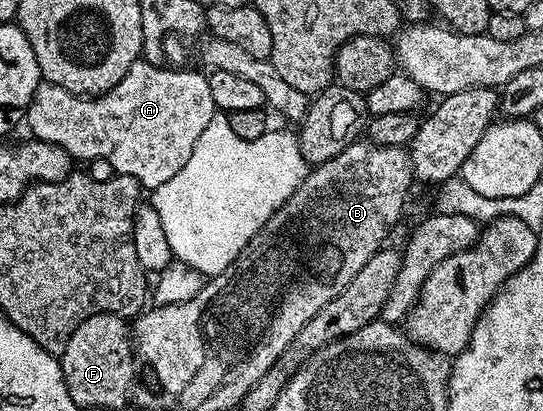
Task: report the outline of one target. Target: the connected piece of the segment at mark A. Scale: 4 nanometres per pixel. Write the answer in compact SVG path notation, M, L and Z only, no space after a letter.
M138 61L130 65L125 76L110 91L96 97L82 97L43 81L37 86L37 92L27 108L27 123L29 119L32 138L59 145L77 161L106 159L116 174L131 177L142 188L159 187L163 181L171 181L171 177L175 177L175 173L187 165L187 157L191 157L195 141L199 141L203 129L207 129L207 124L218 114L215 101L211 101L208 78L189 70L156 67L155 64Z

